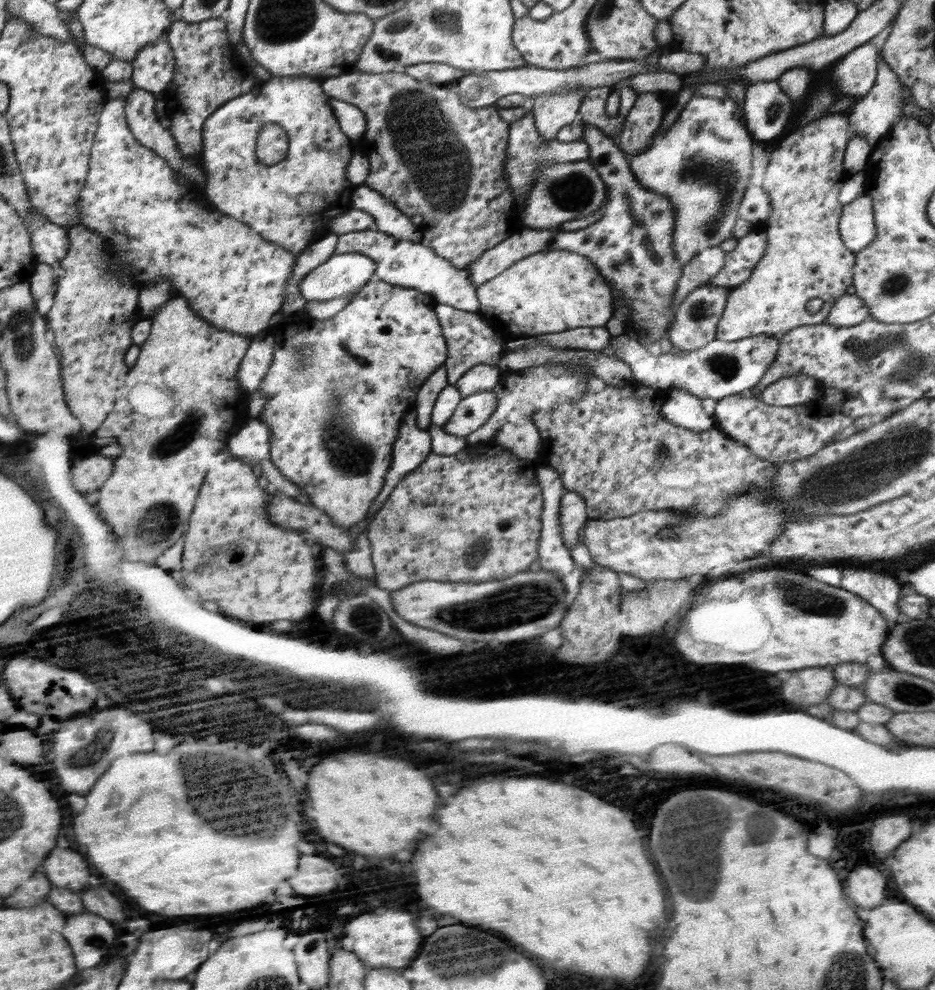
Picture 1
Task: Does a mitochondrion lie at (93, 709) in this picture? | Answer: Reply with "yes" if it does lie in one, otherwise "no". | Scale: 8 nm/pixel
no

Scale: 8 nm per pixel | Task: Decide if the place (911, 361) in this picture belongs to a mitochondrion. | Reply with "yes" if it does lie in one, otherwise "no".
yes

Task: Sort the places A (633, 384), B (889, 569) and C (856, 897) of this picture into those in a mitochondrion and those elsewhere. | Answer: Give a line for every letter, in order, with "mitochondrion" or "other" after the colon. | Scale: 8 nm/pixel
A: other
B: other
C: other

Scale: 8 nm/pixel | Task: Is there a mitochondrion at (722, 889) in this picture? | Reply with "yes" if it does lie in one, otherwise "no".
yes

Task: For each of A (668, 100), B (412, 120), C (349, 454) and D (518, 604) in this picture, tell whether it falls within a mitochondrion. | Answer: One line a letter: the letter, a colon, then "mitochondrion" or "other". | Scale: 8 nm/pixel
A: other
B: mitochondrion
C: mitochondrion
D: mitochondrion

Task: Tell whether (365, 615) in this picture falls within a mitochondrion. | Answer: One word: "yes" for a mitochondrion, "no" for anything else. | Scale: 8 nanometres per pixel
yes

